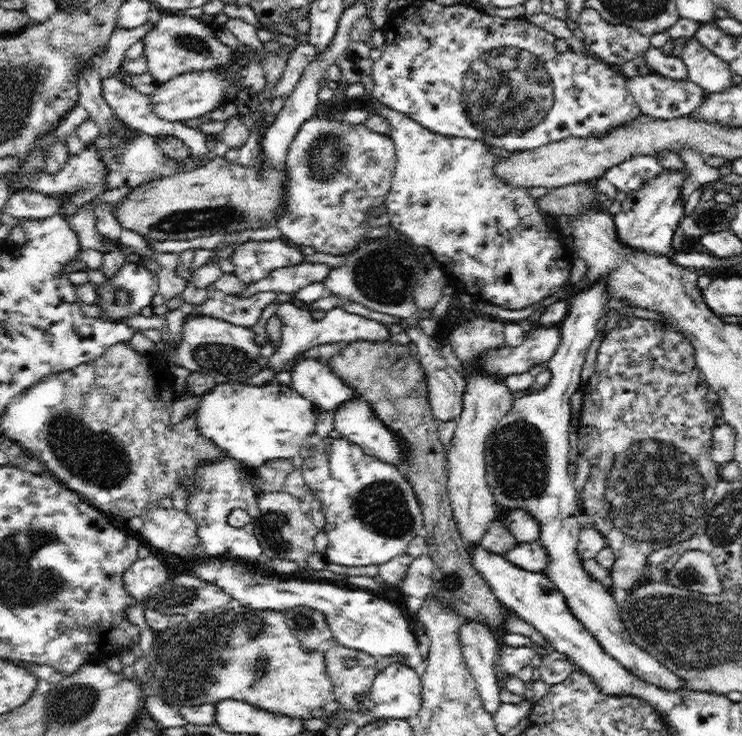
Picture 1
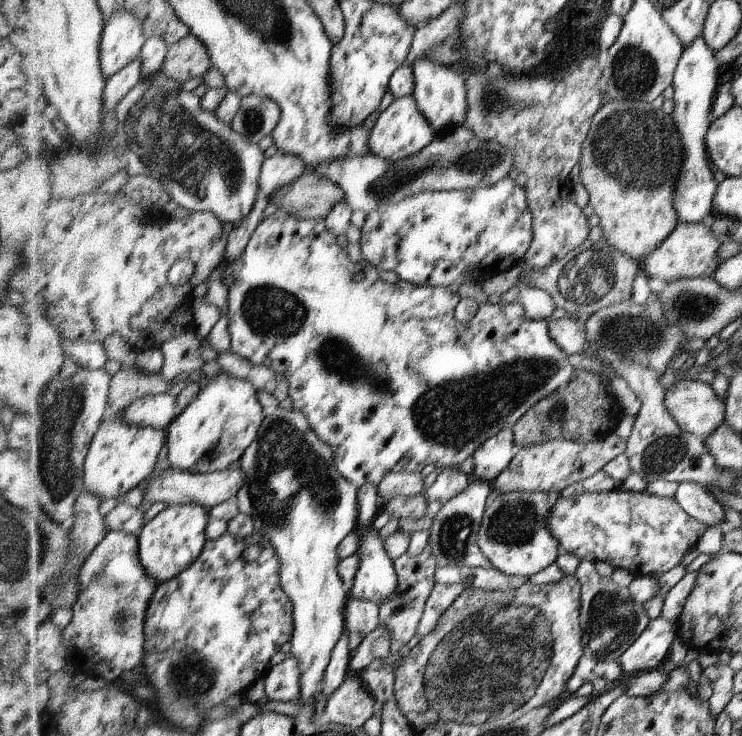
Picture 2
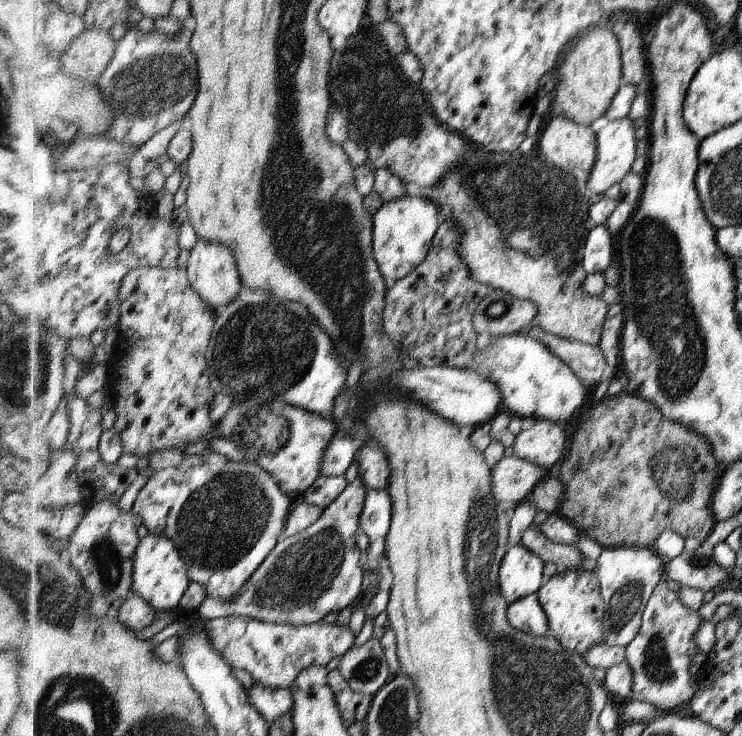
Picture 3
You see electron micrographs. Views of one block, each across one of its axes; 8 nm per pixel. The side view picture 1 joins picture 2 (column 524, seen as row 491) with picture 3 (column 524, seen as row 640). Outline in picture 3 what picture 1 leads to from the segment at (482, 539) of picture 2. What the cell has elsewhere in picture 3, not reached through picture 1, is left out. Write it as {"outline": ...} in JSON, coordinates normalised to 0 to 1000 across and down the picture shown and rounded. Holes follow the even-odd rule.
{"outline":[[[724,807],[712,808],[685,825],[685,837],[695,856],[716,861],[721,865],[733,865],[740,860],[740,842],[728,821]]]}

